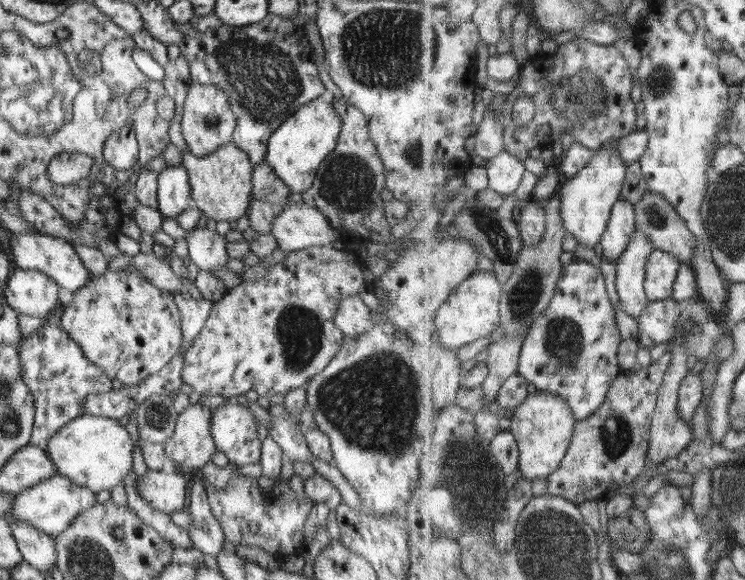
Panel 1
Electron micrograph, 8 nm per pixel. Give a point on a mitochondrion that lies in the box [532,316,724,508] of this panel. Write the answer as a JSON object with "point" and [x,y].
{"point":[616,433]}

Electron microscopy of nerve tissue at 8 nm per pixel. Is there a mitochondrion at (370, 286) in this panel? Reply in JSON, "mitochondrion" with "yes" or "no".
{"mitochondrion":"no"}

